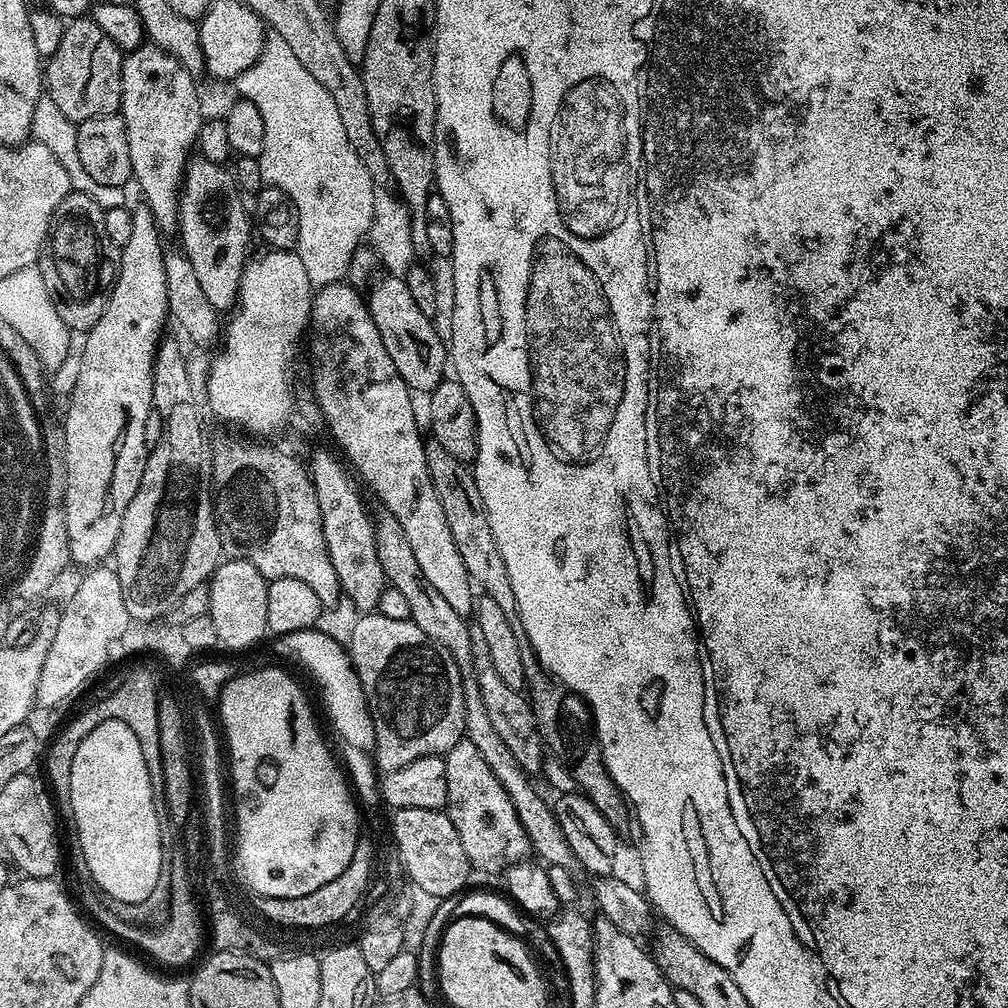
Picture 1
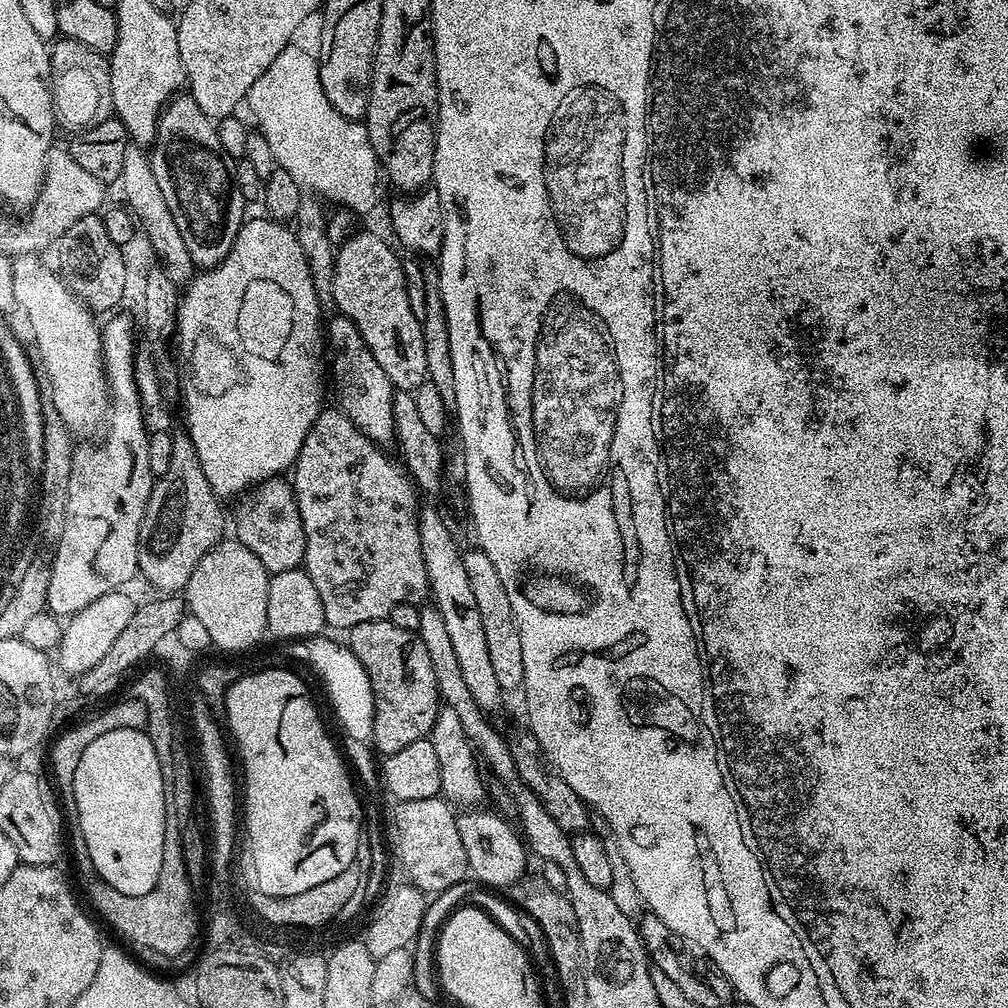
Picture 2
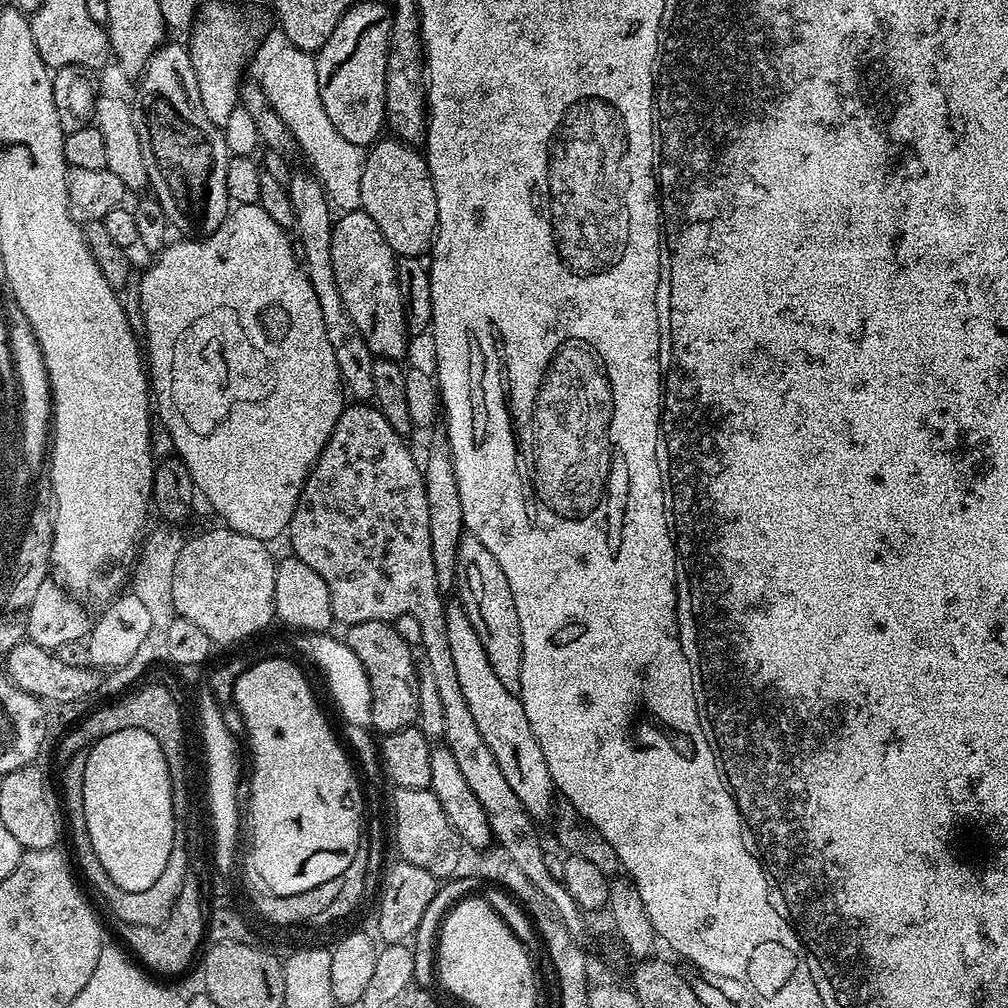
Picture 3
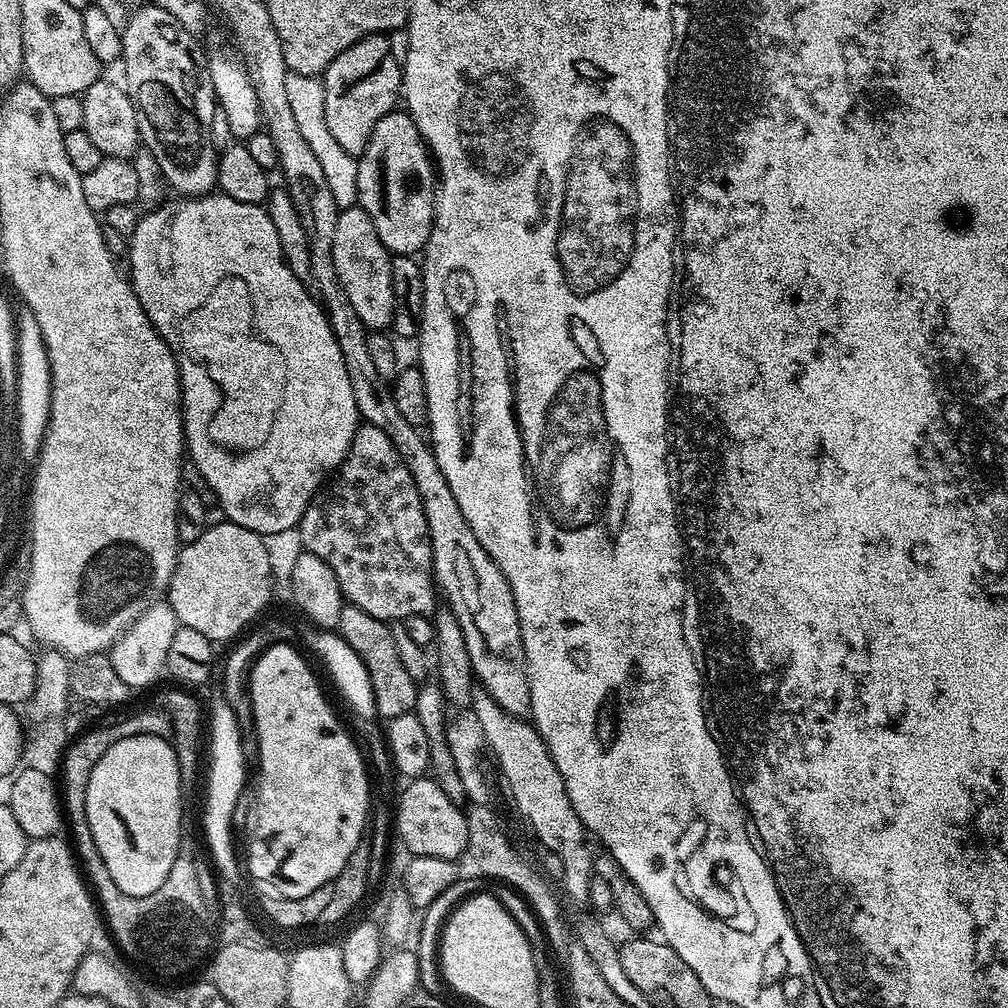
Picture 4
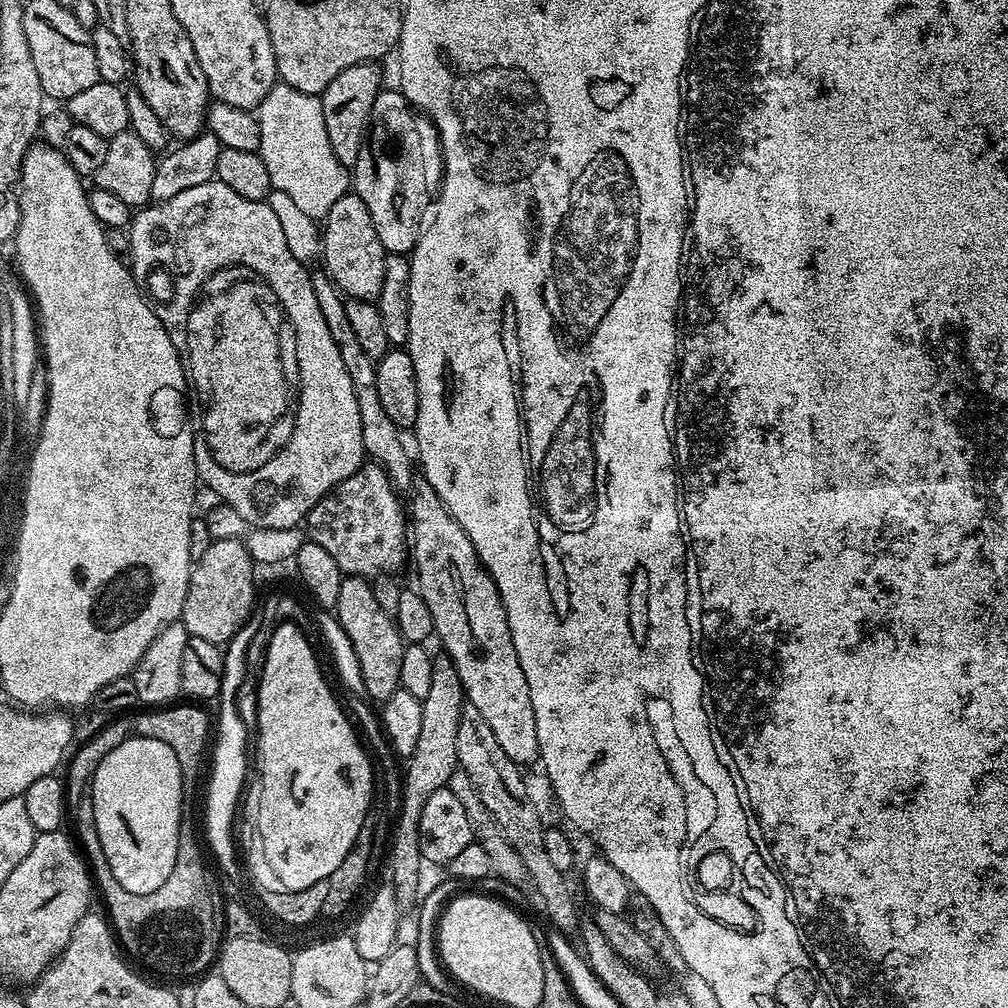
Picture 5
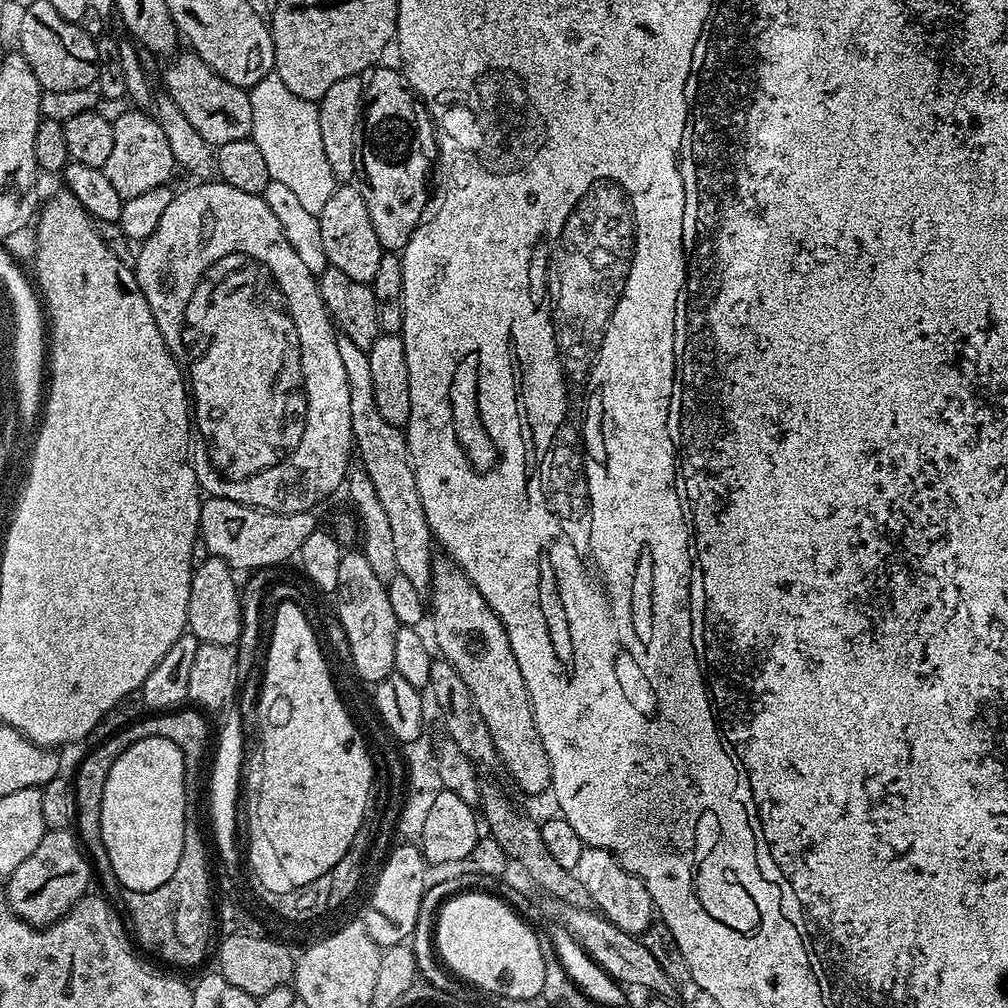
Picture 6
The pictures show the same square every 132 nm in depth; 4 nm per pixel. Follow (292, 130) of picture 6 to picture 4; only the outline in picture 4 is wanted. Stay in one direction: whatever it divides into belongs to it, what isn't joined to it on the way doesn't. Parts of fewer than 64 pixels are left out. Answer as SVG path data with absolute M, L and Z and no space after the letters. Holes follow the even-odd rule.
M289 72L286 78L286 98L290 102L290 110L294 110L298 130L302 130L302 138L306 138L306 143L310 150L314 150L314 155L326 174L326 182L330 184L330 194L334 194L336 207L353 207L358 201L358 160L357 157L346 154L346 150L338 146L334 134L330 134L330 126L326 124L326 94L323 83L315 76Z

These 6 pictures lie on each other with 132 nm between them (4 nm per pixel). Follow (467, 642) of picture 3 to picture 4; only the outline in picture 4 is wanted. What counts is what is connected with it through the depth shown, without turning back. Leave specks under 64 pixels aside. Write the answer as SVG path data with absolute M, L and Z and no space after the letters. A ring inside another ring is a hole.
M473 691L470 712L478 726L482 726L487 751L492 751L521 818L540 839L540 848L543 851L558 854L565 866L562 887L568 891L568 896L574 903L583 905L586 900L586 885L594 875L594 856L593 853L588 853L588 848L584 845L585 826L570 802L570 794L566 794L562 774L558 774L543 738L527 719L511 716L509 712L502 710L502 706L498 706L498 702L494 702L494 698L490 698L486 691Z

